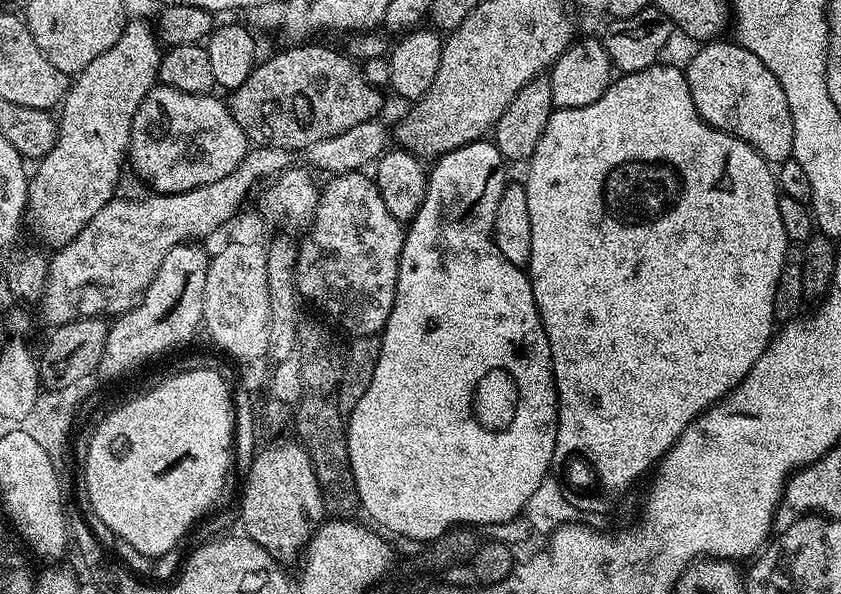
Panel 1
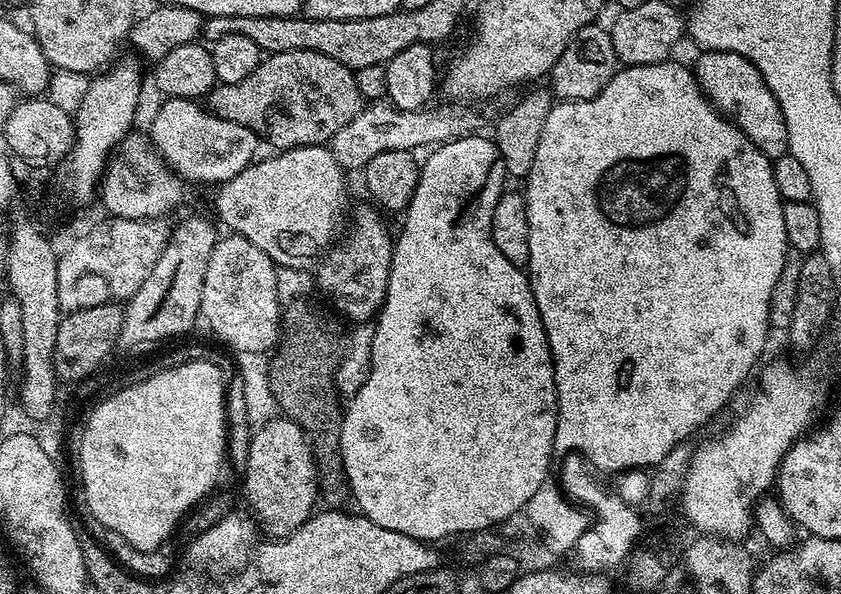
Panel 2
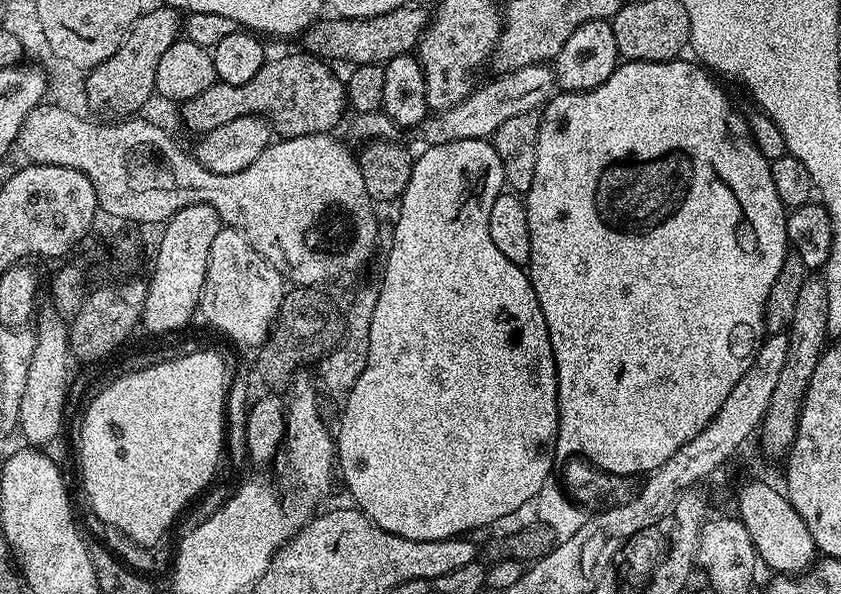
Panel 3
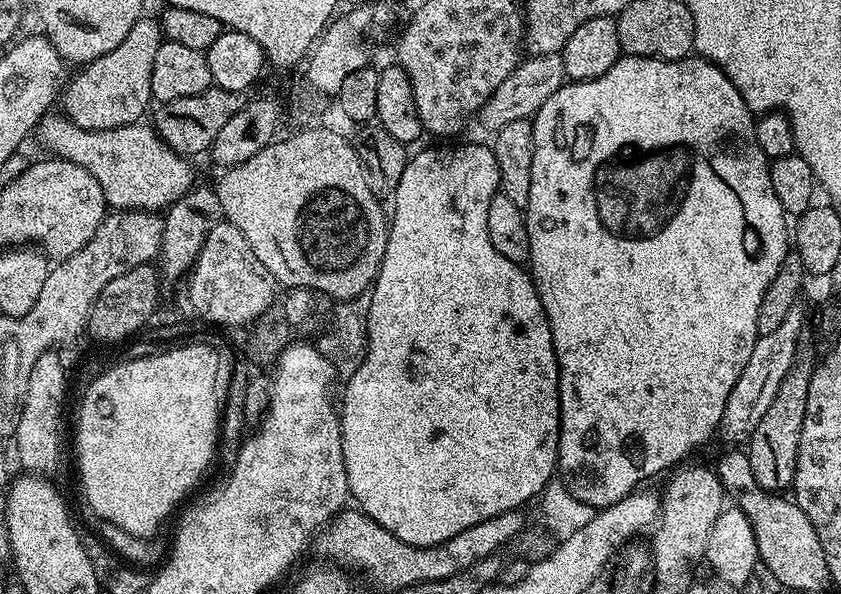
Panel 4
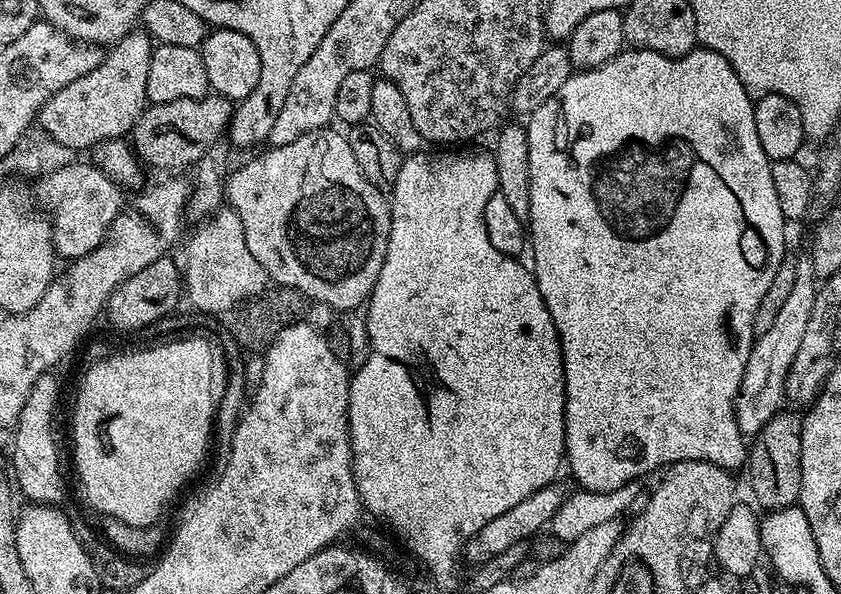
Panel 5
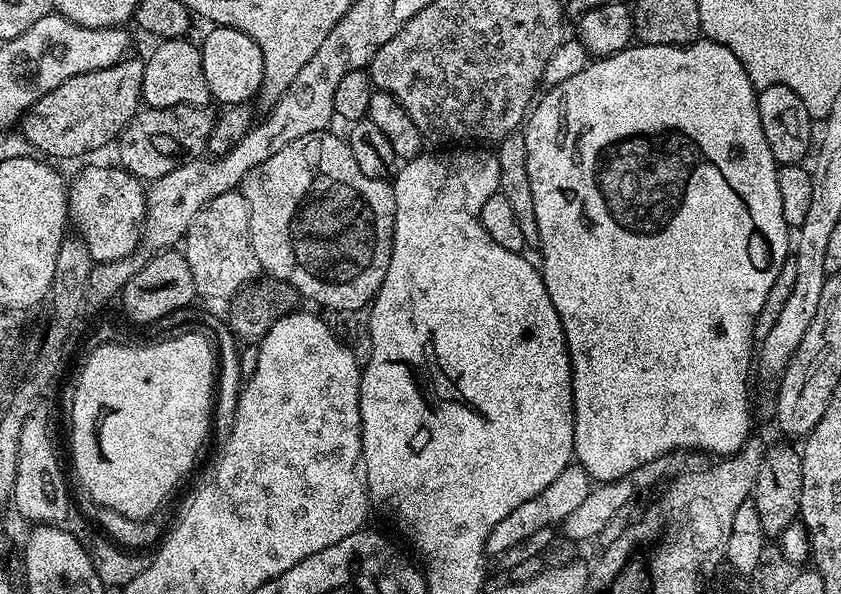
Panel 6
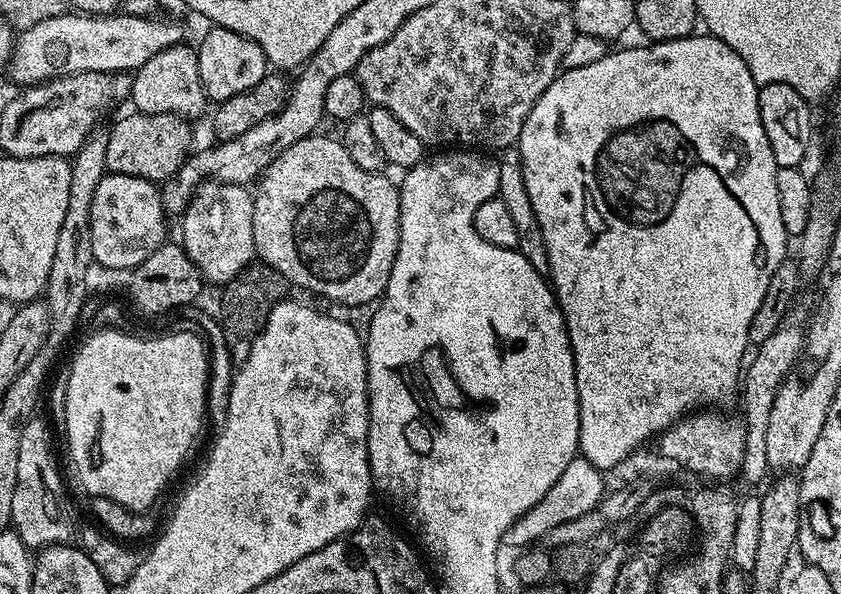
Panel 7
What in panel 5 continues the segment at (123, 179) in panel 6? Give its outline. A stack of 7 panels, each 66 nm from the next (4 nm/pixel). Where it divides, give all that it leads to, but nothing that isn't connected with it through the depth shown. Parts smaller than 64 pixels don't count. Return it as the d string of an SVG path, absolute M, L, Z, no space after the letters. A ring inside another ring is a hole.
M92 162L64 164L61 168L56 166L45 171L40 178L34 191L34 200L50 217L52 242L56 246L57 257L68 256L69 261L77 260L79 256L90 254L90 250L104 243L108 227L126 203L120 185Z

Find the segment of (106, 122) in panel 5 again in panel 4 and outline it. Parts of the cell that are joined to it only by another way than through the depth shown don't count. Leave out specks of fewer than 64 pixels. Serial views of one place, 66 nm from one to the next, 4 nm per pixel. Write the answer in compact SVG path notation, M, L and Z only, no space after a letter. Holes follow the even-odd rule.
M141 18L130 26L130 34L102 58L92 60L79 69L76 77L67 81L62 92L63 115L81 130L114 130L118 126L135 124L153 103L150 74L154 74L154 58L162 42L159 19Z

